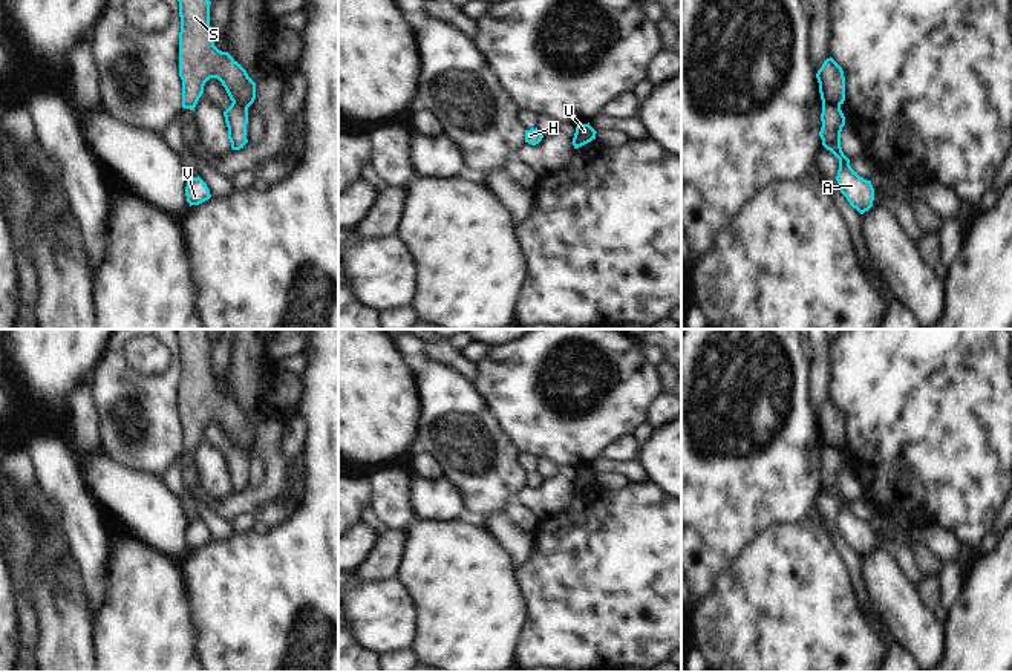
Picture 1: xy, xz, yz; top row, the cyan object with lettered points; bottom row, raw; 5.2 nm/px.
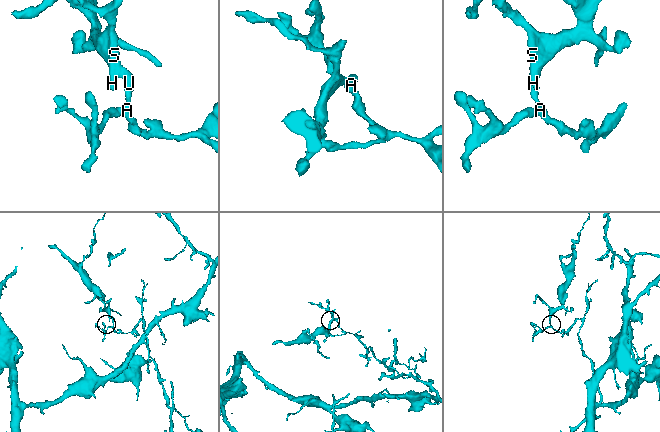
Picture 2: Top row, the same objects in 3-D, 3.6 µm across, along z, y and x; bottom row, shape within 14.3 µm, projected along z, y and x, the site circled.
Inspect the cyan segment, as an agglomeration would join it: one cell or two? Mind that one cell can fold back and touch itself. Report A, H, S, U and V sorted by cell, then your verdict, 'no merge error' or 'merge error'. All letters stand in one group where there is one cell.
groups A V / H S U; merge error

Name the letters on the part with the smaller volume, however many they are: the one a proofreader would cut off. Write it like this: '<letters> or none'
H, S, U

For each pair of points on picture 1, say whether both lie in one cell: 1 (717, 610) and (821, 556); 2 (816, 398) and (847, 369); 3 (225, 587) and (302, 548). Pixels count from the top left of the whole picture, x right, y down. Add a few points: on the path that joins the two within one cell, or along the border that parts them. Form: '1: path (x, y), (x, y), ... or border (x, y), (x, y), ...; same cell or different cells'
1: path (743, 610), (767, 610), (795, 582); same cell
2: border (832, 352), (830, 398); different cells
3: path (244, 587), (264, 587), (284, 567); same cell

